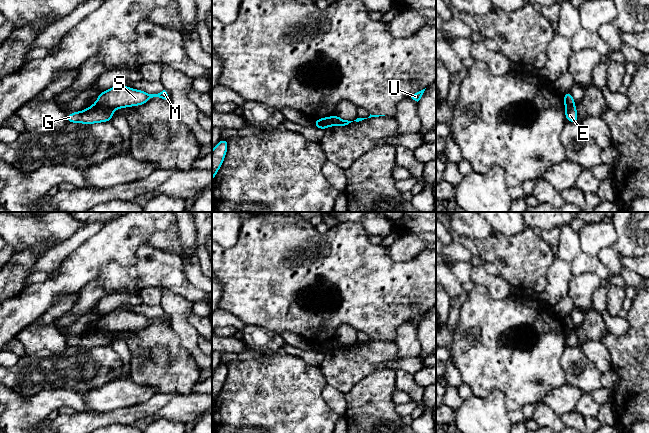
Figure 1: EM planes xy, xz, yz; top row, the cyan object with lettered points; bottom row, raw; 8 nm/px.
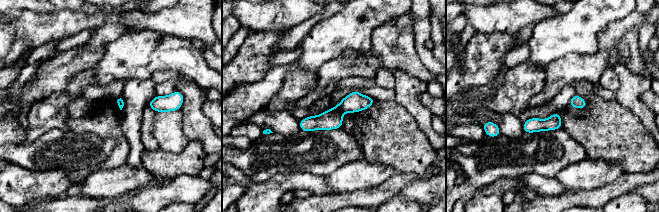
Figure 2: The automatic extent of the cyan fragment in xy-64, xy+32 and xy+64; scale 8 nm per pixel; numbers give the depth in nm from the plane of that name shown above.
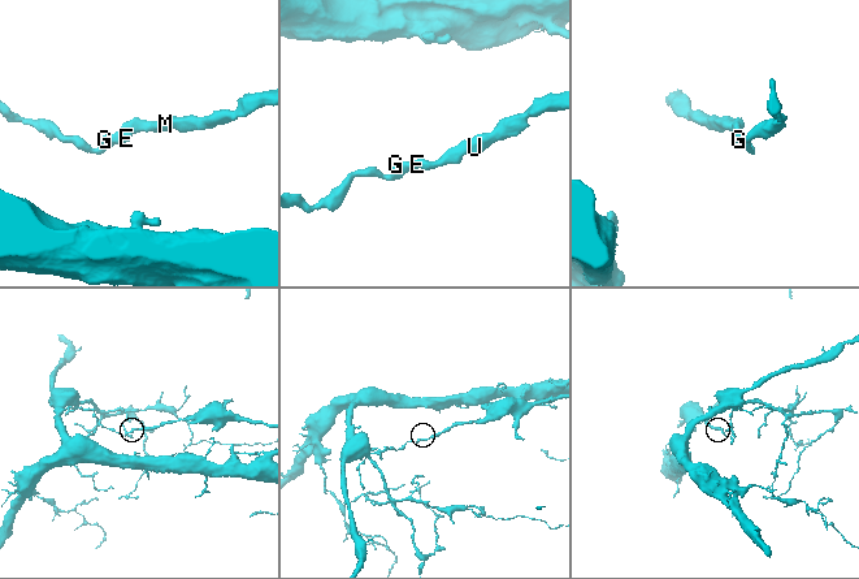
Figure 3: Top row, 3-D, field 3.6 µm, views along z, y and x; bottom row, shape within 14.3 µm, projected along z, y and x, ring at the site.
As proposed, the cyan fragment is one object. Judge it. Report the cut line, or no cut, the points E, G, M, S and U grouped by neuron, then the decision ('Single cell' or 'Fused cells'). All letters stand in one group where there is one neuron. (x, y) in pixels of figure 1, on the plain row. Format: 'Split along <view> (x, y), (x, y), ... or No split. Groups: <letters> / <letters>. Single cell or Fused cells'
Split along xy (96, 326), (106, 329), (112, 334). Groups: E G / M S U. Fused cells

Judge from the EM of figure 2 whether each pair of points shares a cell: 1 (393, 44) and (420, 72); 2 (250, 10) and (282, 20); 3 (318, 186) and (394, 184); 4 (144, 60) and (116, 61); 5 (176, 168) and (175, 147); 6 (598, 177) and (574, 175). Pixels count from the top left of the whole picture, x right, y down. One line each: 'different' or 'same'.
1: same
2: same
3: different
4: same
5: different
6: same

